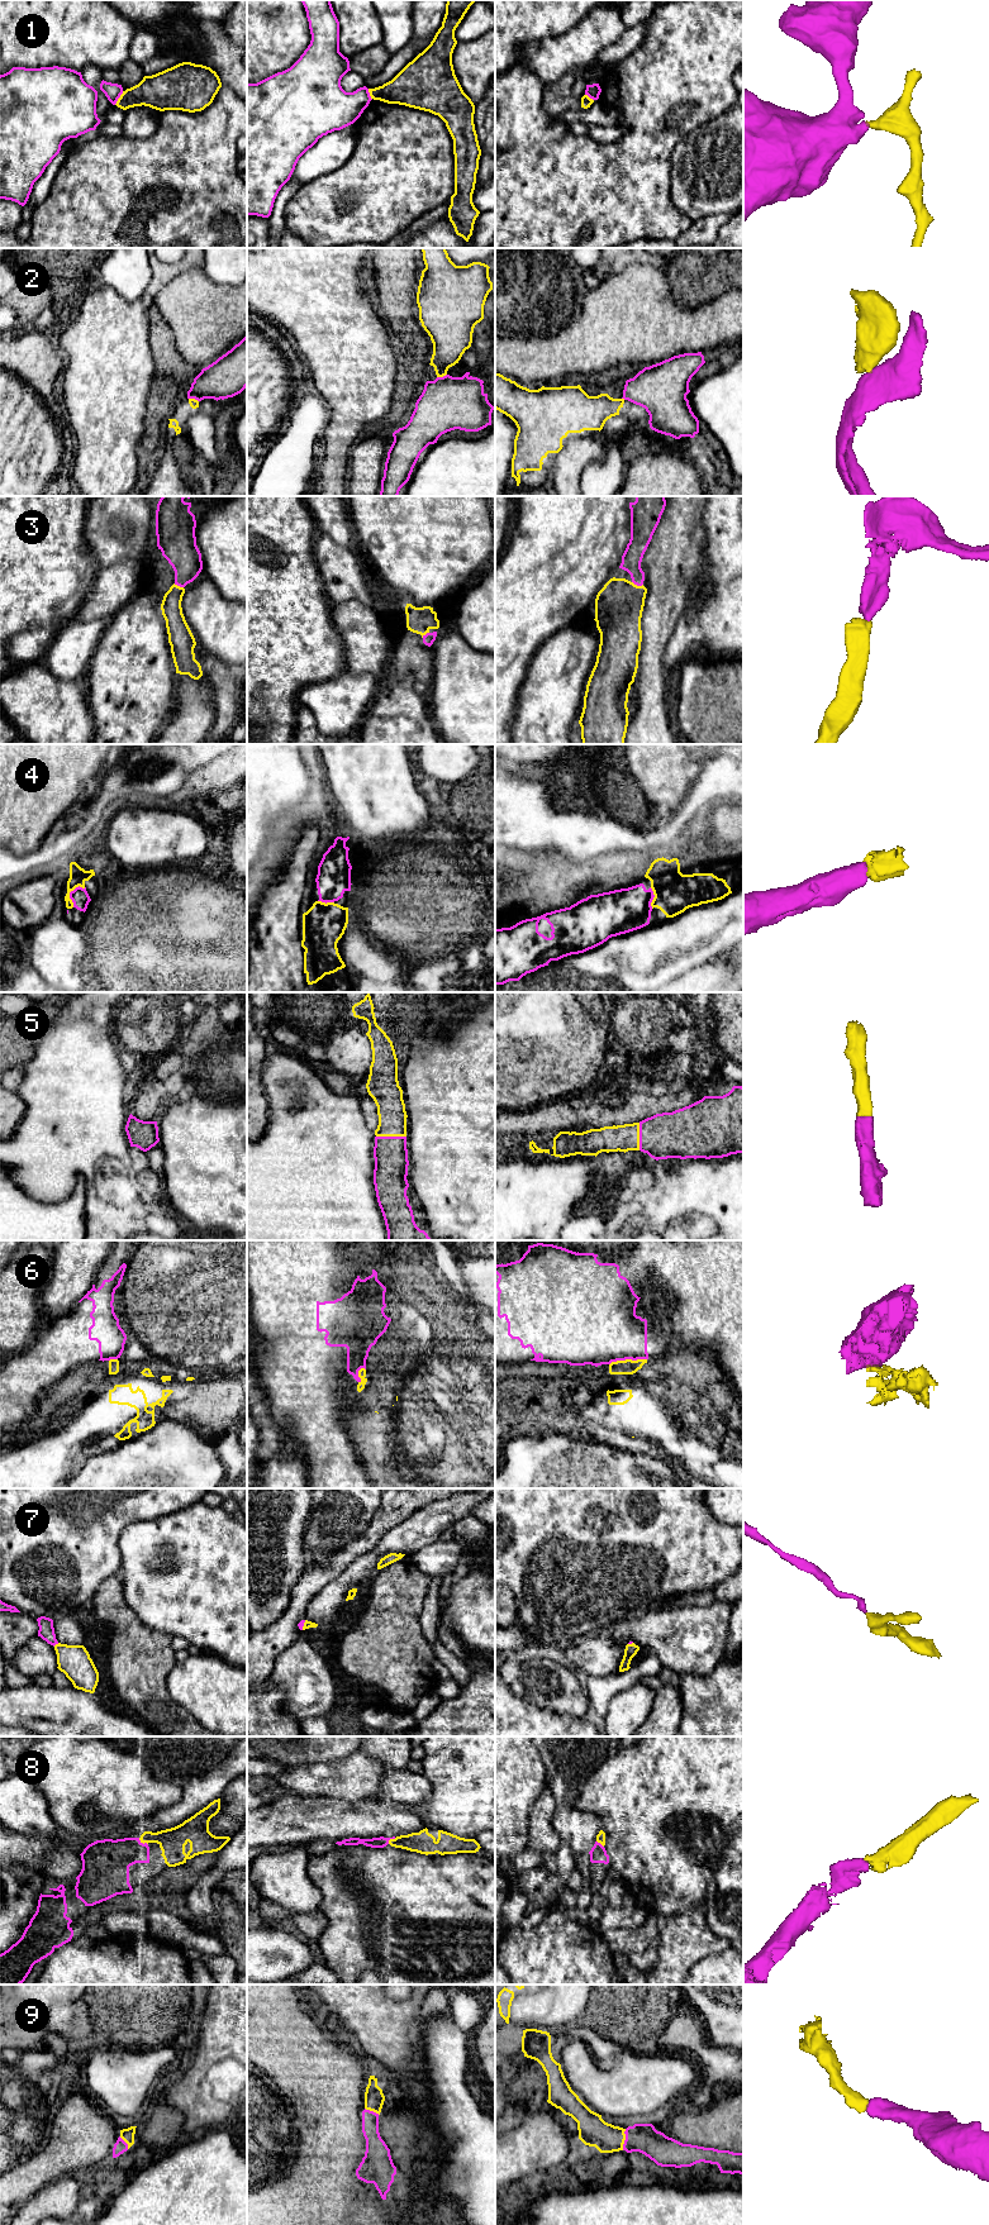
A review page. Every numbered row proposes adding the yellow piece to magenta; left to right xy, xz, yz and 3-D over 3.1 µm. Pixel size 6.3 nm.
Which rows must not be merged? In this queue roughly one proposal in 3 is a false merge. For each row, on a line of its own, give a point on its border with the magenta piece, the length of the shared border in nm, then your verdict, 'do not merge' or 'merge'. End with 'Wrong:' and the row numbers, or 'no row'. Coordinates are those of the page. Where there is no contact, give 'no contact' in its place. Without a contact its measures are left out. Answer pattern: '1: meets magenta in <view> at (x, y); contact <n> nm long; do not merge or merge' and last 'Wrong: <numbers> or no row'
1: meets magenta in xy at (119, 96); contact 110 nm long; do not merge
2: meets magenta in xz at (441, 377); contact 70 nm long; do not merge
3: meets magenta in yz at (637, 585); contact 80 nm long; merge
4: meets magenta in xy at (70, 892); contact 150 nm long; merge
5: meets magenta in xz at (391, 1137); contact 190 nm long; merge
6: meets magenta in yz at (627, 1358); contact 240 nm long; do not merge
7: meets magenta in xy at (56, 1643); contact 40 nm long; merge
8: meets magenta in xy at (142, 1843); contact 80 nm long; merge
9: meets magenta in yz at (626, 2139); contact 140 nm long; merge
Wrong: 1, 2, 6

